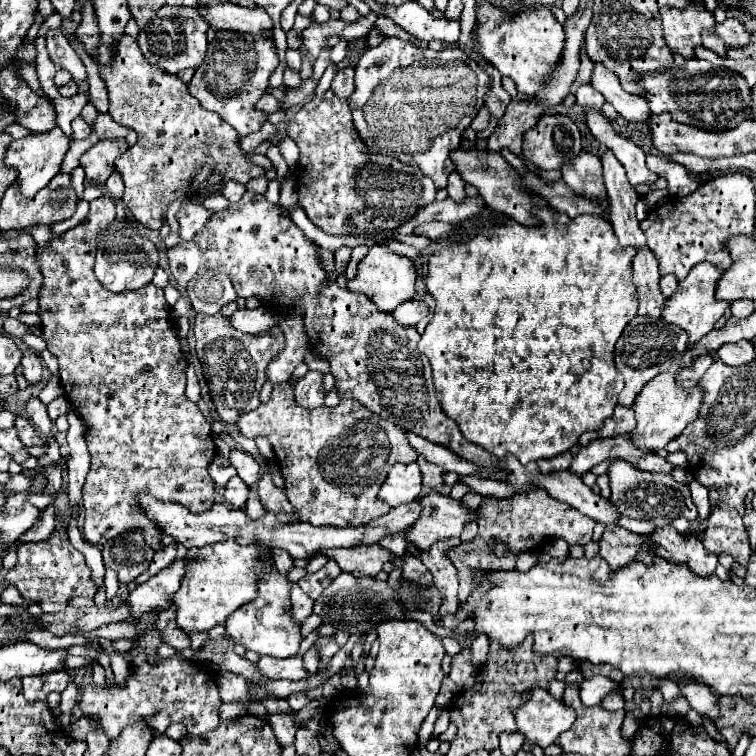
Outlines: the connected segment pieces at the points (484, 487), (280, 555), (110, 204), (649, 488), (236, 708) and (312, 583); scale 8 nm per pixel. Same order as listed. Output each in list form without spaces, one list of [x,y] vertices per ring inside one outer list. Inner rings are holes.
[[[464,476],[461,480],[470,488],[471,492],[483,496],[490,495],[498,498],[505,498],[518,492],[511,485],[492,479]]]
[[[272,548],[272,554],[274,554],[274,560],[276,560],[278,572],[280,572],[284,578],[288,578],[290,568],[294,568],[294,558],[288,556],[288,552],[284,552],[284,550],[280,550],[280,548]]]
[[[108,196],[90,202],[90,212],[86,222],[70,228],[68,232],[54,236],[46,246],[36,248],[36,264],[40,264],[40,274],[44,278],[40,296],[40,320],[44,340],[48,350],[58,358],[60,364],[60,384],[66,398],[78,410],[86,424],[86,440],[92,456],[92,466],[88,470],[86,482],[82,486],[84,500],[84,540],[102,546],[108,540],[142,530],[146,544],[152,550],[160,550],[164,532],[144,516],[136,496],[148,494],[161,501],[174,501],[184,504],[192,514],[202,514],[214,504],[216,488],[208,474],[208,466],[216,458],[216,444],[212,440],[212,428],[196,408],[194,402],[186,398],[186,376],[184,376],[184,352],[180,348],[178,330],[170,318],[162,288],[148,284],[144,288],[114,294],[108,292],[92,272],[92,260],[96,256],[96,238],[100,230],[108,228],[114,220],[114,200]]]
[[[614,462],[608,470],[612,502],[618,506],[622,516],[636,520],[652,520],[656,526],[668,526],[676,520],[676,516],[684,516],[694,520],[698,516],[696,504],[690,500],[690,490],[686,484],[680,484],[672,478],[672,474],[656,474],[644,472],[628,462]]]
[[[222,704],[220,706],[220,718],[222,720],[232,720],[232,718],[236,718],[236,716],[242,716],[242,714],[246,714],[246,706],[242,706],[242,704]]]
[[[330,560],[324,568],[320,568],[318,572],[314,572],[314,574],[306,574],[298,584],[300,584],[300,588],[312,598],[312,600],[316,600],[320,594],[322,594],[322,590],[340,574],[342,570],[338,568],[338,564],[334,562],[334,560]]]

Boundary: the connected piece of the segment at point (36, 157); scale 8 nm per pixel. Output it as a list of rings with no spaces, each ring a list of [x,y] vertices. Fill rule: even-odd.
[[[58,126],[48,132],[42,132],[42,134],[30,134],[26,138],[12,140],[12,144],[4,156],[4,162],[8,164],[8,168],[14,168],[18,172],[16,184],[24,198],[32,198],[40,188],[44,188],[58,174],[68,146],[70,146],[70,140],[64,136],[64,132]]]

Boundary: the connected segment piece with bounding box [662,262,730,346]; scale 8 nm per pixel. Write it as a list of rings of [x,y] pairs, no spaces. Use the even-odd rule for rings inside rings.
[[[708,262],[696,264],[692,268],[692,272],[678,284],[676,294],[670,296],[668,302],[666,302],[666,306],[664,306],[662,318],[668,320],[668,322],[672,322],[672,324],[678,324],[682,330],[686,330],[690,334],[688,346],[694,346],[696,342],[700,342],[714,328],[714,324],[724,316],[724,312],[730,308],[728,302],[716,300],[716,296],[714,296],[718,278],[722,274],[724,274],[724,270],[716,268],[714,264],[708,264]]]

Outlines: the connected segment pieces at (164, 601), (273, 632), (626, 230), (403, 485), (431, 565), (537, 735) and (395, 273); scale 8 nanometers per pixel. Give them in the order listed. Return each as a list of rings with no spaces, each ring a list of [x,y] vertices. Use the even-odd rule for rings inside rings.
[[[178,558],[170,566],[162,568],[156,576],[140,584],[128,596],[130,614],[142,616],[154,610],[166,610],[170,604],[170,596],[180,588],[180,580],[184,578],[184,568],[188,566],[188,558]]]
[[[274,570],[272,574],[260,580],[258,598],[240,606],[226,620],[226,632],[232,636],[236,644],[242,644],[246,650],[254,650],[258,654],[270,654],[276,658],[288,658],[298,652],[300,646],[300,624],[296,624],[288,616],[288,584]]]
[[[606,150],[600,156],[604,164],[604,184],[608,190],[610,200],[610,222],[614,226],[614,234],[618,236],[622,246],[634,246],[636,250],[646,246],[644,232],[640,230],[640,224],[634,214],[634,206],[638,200],[638,194],[634,186],[626,180],[626,170],[618,162],[618,158],[612,154],[612,150]]]
[[[416,462],[412,464],[394,464],[392,472],[388,472],[382,488],[380,488],[380,500],[386,504],[400,506],[416,500],[422,492],[422,474]]]
[[[440,540],[436,544],[432,544],[432,548],[422,550],[418,546],[414,546],[418,550],[418,556],[422,560],[422,564],[432,572],[436,586],[442,590],[442,606],[440,606],[440,614],[454,614],[458,608],[458,570],[454,568],[452,560],[448,558],[448,550],[452,546],[456,546],[460,540]]]
[[[532,688],[532,698],[516,712],[518,730],[526,736],[522,750],[532,752],[538,744],[542,748],[556,742],[556,738],[566,732],[576,718],[572,706],[550,696],[548,690]]]
[[[370,246],[370,252],[358,264],[358,274],[348,288],[354,292],[366,294],[380,310],[392,312],[398,304],[414,298],[414,284],[416,284],[416,268],[408,256],[400,256],[386,246]]]

